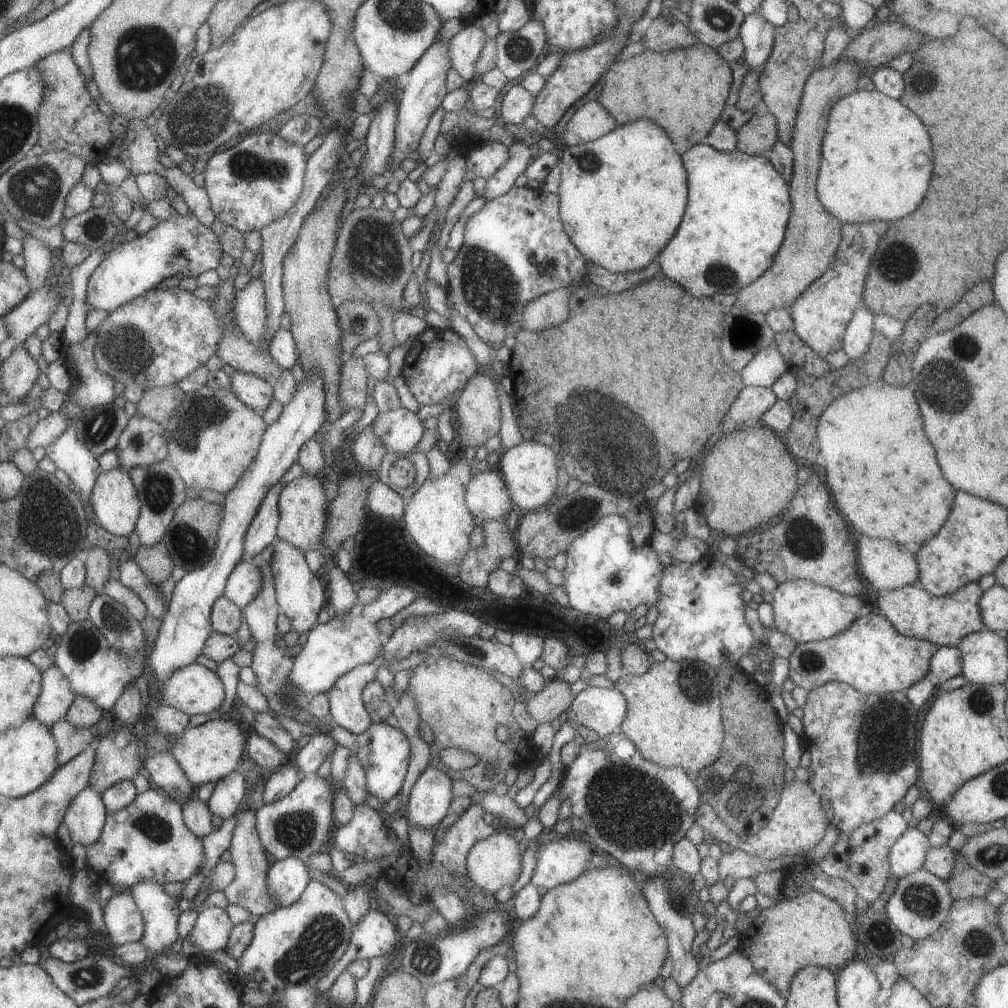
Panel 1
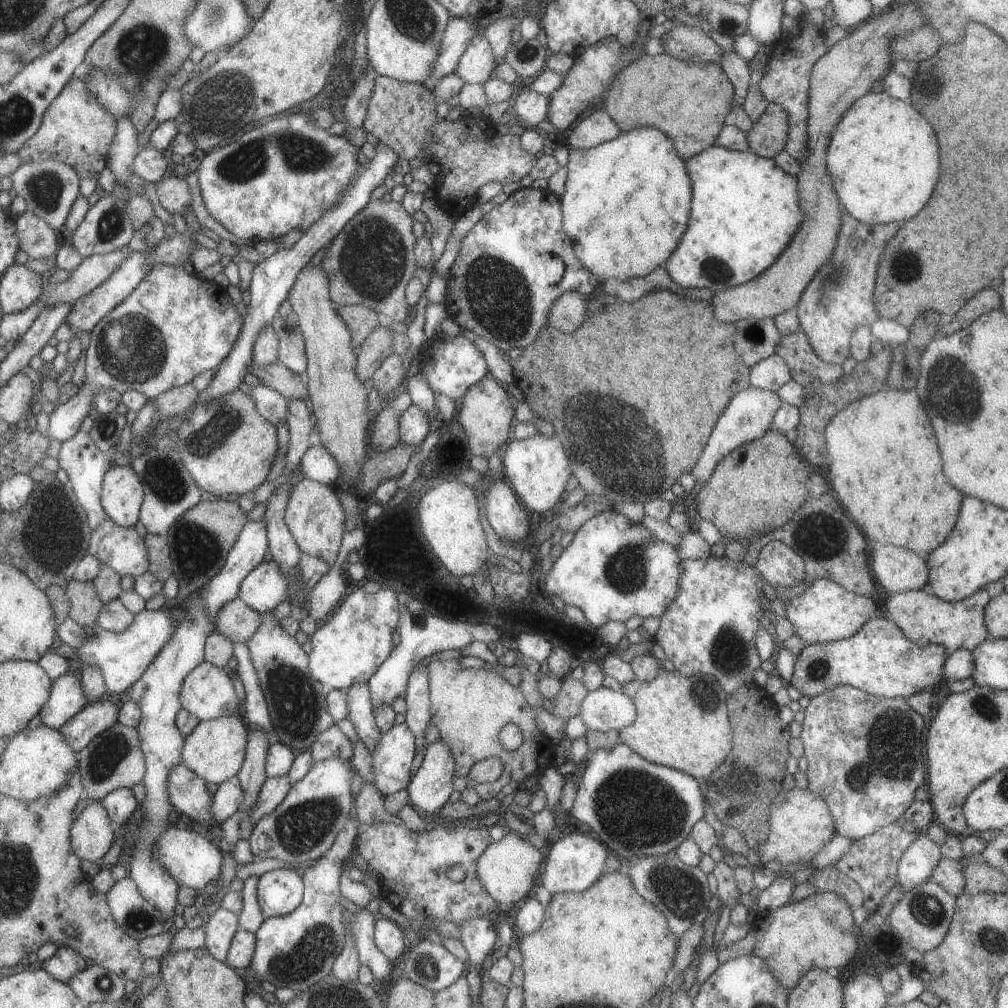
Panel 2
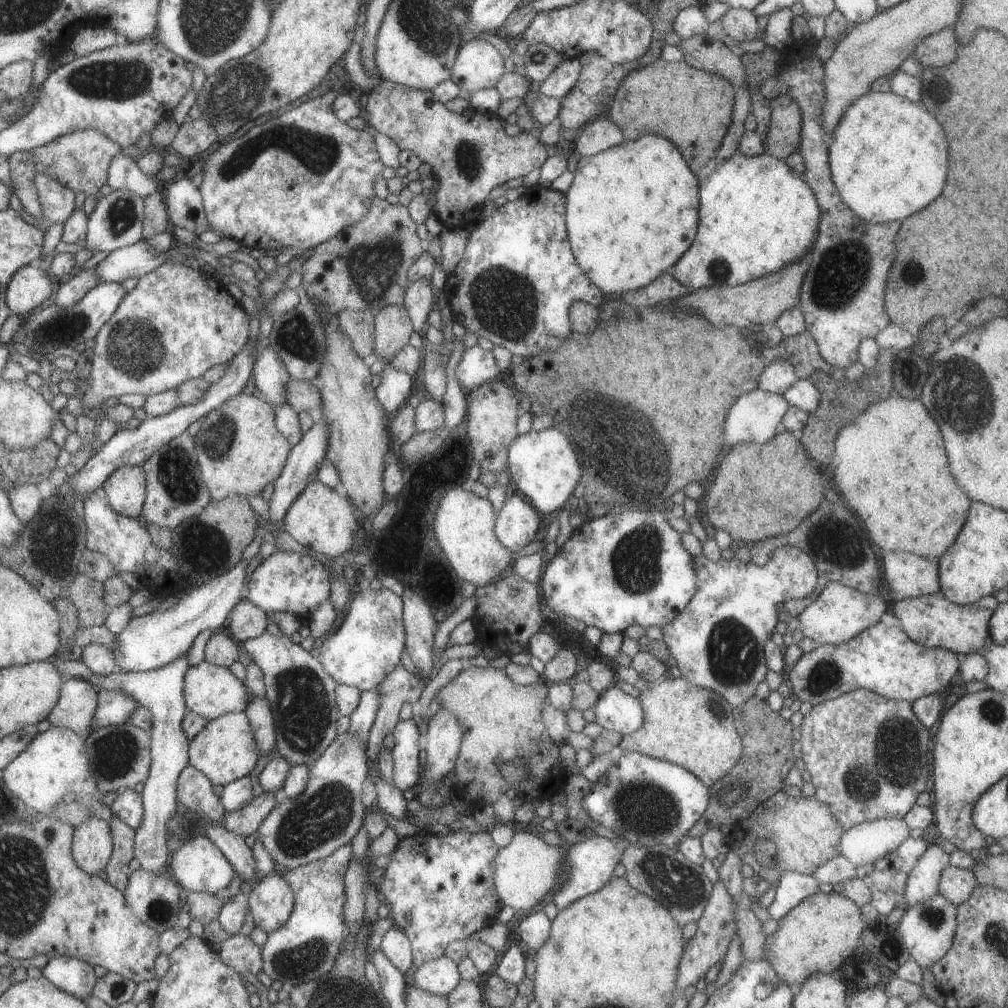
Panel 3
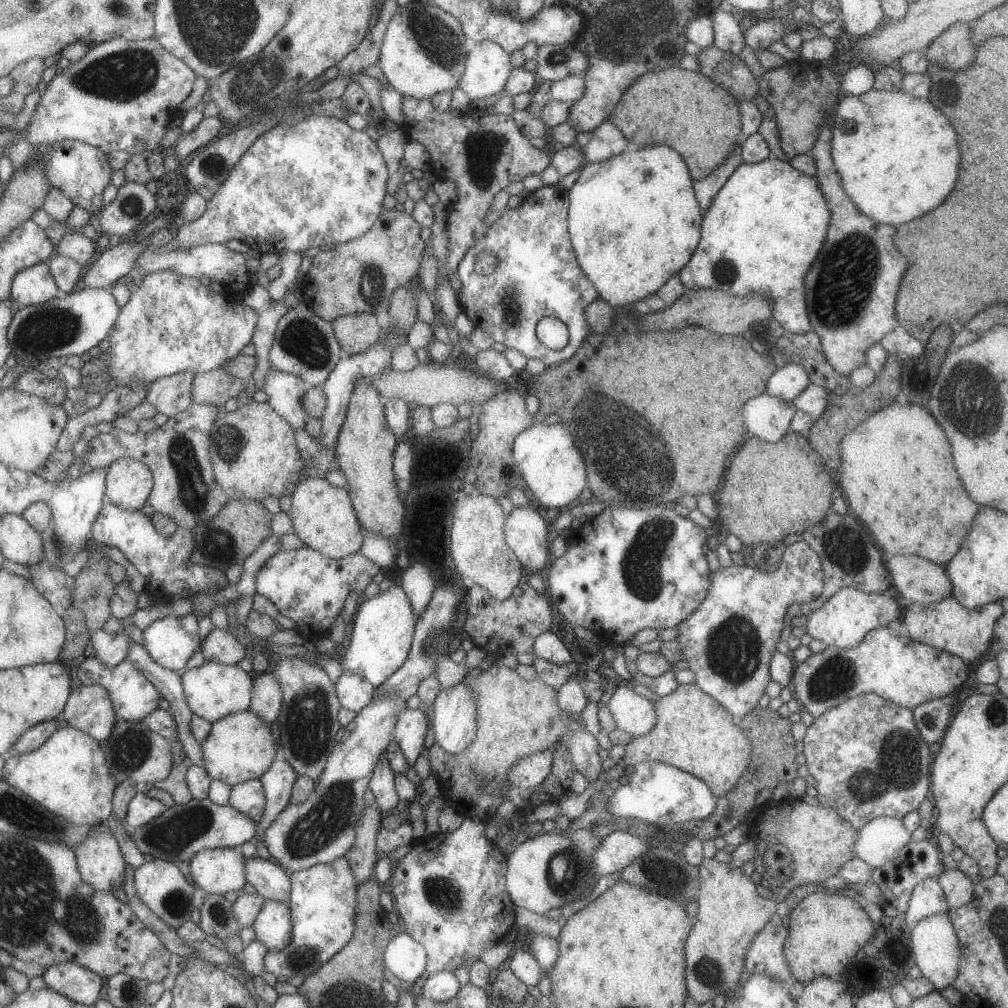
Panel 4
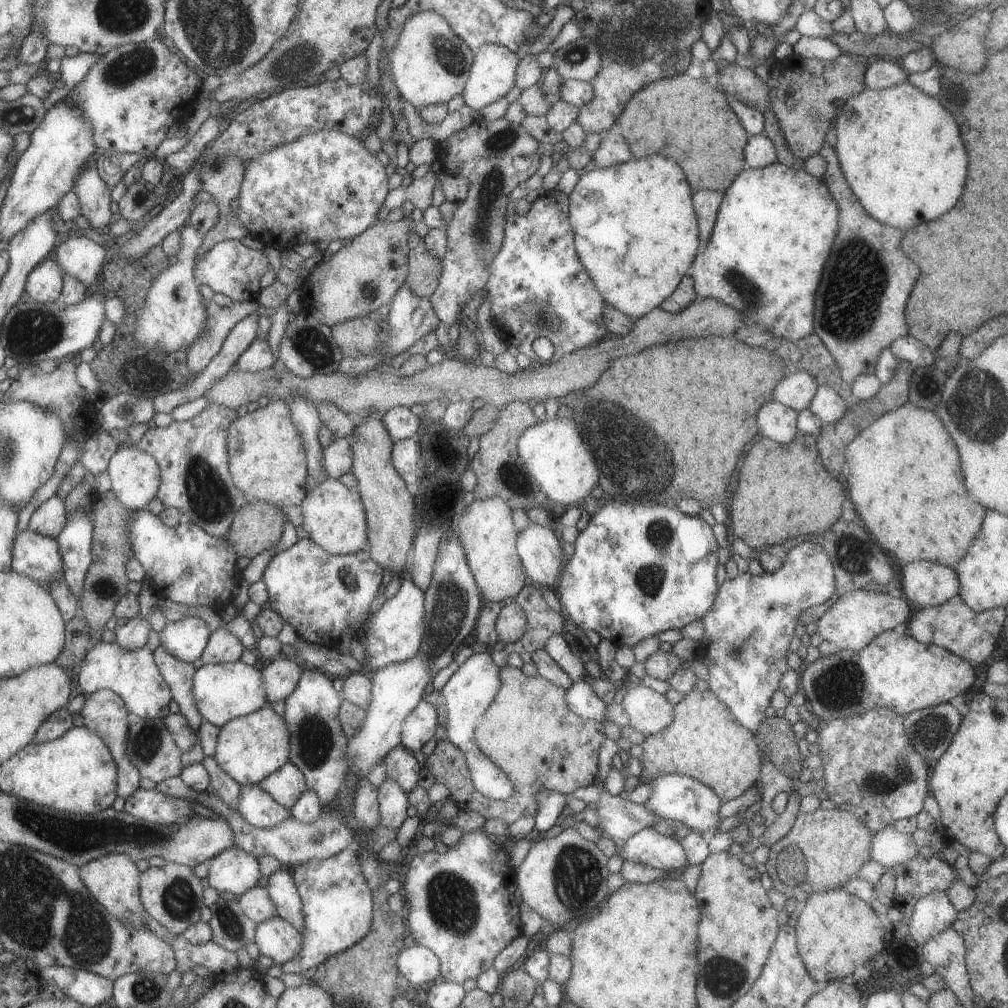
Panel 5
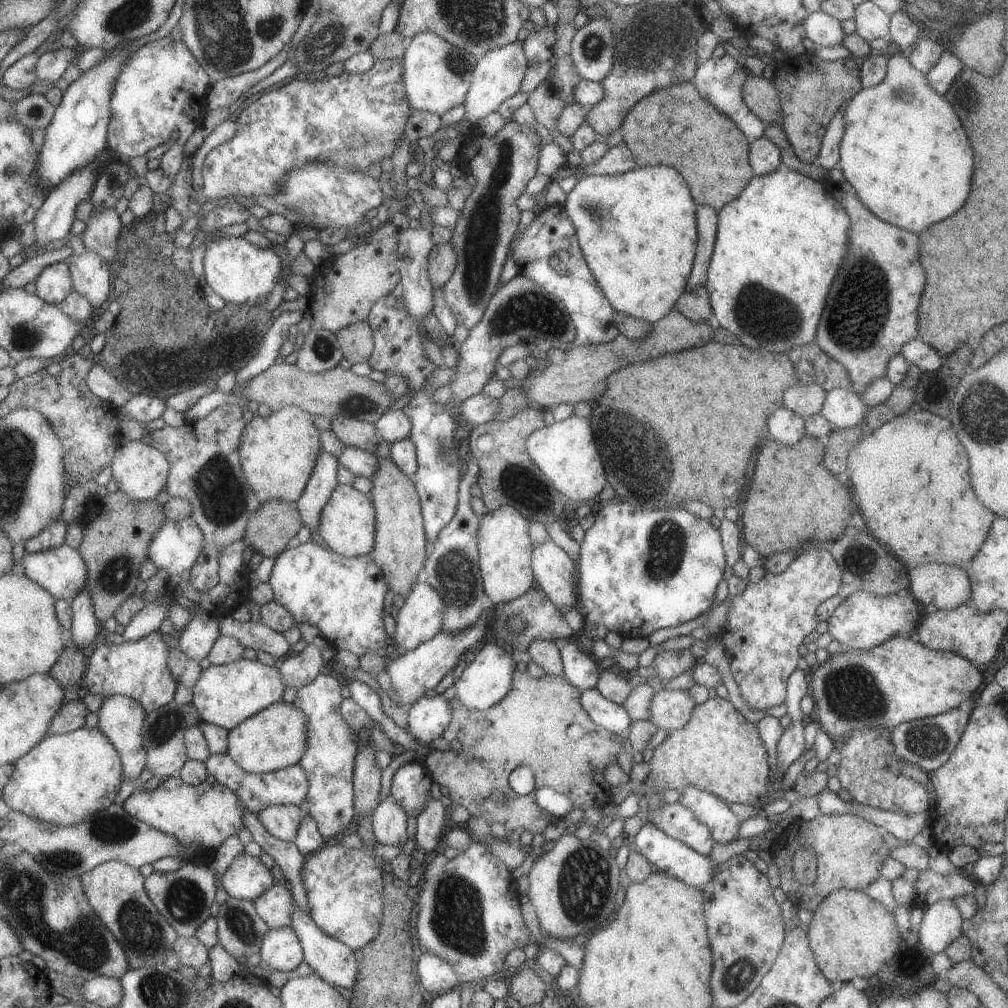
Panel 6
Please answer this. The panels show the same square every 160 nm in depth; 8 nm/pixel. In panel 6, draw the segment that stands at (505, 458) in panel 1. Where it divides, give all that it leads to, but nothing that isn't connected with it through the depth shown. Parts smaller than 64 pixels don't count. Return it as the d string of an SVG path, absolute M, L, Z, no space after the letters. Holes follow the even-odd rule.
M571 415L562 421L554 421L550 426L533 431L524 445L543 478L547 478L559 493L573 502L591 500L605 488L605 472L587 418Z

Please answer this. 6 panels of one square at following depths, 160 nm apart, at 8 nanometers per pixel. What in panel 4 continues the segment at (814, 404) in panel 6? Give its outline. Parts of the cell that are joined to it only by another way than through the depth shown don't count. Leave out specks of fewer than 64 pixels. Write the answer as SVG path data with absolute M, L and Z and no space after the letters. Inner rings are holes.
M789 363L775 369L765 382L765 390L768 395L791 401L807 385L809 378L805 369L795 363Z

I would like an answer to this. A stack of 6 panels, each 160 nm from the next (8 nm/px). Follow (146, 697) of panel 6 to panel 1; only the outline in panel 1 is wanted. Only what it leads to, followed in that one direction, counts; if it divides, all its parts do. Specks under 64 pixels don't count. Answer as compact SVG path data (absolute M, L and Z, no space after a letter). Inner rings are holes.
M65 718L49 727L57 747L58 766L84 751L98 736L98 728L95 725L79 728Z

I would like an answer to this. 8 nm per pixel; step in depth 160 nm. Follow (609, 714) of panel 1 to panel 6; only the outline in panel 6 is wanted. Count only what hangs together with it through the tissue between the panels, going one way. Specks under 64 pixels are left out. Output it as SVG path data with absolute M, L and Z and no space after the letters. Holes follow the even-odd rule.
M663 689L654 693L649 703L650 722L659 729L675 730L690 719L695 701L686 690Z

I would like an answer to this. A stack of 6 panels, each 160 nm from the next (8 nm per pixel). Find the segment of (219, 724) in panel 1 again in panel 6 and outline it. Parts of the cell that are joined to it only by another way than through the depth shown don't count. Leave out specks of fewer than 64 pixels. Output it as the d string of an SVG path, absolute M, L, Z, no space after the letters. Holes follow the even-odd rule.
M292 703L270 704L228 730L226 752L245 772L266 773L297 765L305 752L306 724L304 714Z

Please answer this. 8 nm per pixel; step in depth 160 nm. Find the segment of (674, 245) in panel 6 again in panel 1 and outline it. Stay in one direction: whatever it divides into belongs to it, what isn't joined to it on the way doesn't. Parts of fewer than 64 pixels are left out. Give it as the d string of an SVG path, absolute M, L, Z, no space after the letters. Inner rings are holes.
M637 120L637 122L630 122L621 126L617 125L612 131L595 140L579 143L578 145L566 145L566 147L559 149L558 165L560 168L560 183L556 194L560 200L558 202L558 211L563 223L563 230L573 243L573 246L577 248L589 264L599 265L612 273L638 271L645 267L646 264L655 260L656 256L662 251L662 248L675 234L685 212L687 202L688 186L686 170L683 166L682 158L673 147L673 143L657 124L653 124L649 120Z

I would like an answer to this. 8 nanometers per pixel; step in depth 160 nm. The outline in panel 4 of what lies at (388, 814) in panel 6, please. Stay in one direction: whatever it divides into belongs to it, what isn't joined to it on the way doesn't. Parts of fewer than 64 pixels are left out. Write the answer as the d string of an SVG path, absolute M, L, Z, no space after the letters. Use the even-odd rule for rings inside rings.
M381 756L374 766L368 788L374 795L375 804L382 814L395 811L400 800L394 787L394 775L385 756Z

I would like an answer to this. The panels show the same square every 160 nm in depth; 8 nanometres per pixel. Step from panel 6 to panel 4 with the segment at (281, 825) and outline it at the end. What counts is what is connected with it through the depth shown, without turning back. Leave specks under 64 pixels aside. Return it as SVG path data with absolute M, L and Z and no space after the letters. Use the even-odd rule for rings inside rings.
M259 779L248 780L230 786L228 804L247 818L250 818L256 826L262 818L265 803L264 790Z

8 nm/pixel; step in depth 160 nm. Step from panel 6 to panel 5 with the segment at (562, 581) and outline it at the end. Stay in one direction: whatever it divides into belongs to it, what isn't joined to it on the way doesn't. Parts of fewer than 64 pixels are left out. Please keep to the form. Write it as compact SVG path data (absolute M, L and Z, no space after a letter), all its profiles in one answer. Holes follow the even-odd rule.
M530 522L516 538L516 551L526 578L537 587L553 589L562 573L566 556L557 529Z

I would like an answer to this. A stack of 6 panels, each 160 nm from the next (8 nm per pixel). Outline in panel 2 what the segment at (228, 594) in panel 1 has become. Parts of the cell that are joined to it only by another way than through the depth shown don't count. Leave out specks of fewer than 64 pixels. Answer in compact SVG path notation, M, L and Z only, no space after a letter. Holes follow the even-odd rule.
M273 559L261 561L241 581L237 597L258 613L269 613L279 602L290 600L290 580Z

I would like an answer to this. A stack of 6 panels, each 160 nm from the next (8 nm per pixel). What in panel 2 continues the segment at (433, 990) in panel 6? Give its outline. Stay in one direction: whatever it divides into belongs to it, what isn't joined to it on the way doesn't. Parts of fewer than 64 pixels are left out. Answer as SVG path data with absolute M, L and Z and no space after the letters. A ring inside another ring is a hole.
M382 917L374 921L375 946L390 960L403 956L408 949L405 930L394 921Z

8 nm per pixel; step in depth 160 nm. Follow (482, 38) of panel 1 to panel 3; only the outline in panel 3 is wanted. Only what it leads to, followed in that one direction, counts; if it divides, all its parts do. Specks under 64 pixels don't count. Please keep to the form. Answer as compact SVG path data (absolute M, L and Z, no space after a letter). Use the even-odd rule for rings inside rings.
M473 37L461 44L451 69L450 79L468 93L493 88L505 72L503 60L495 46Z

